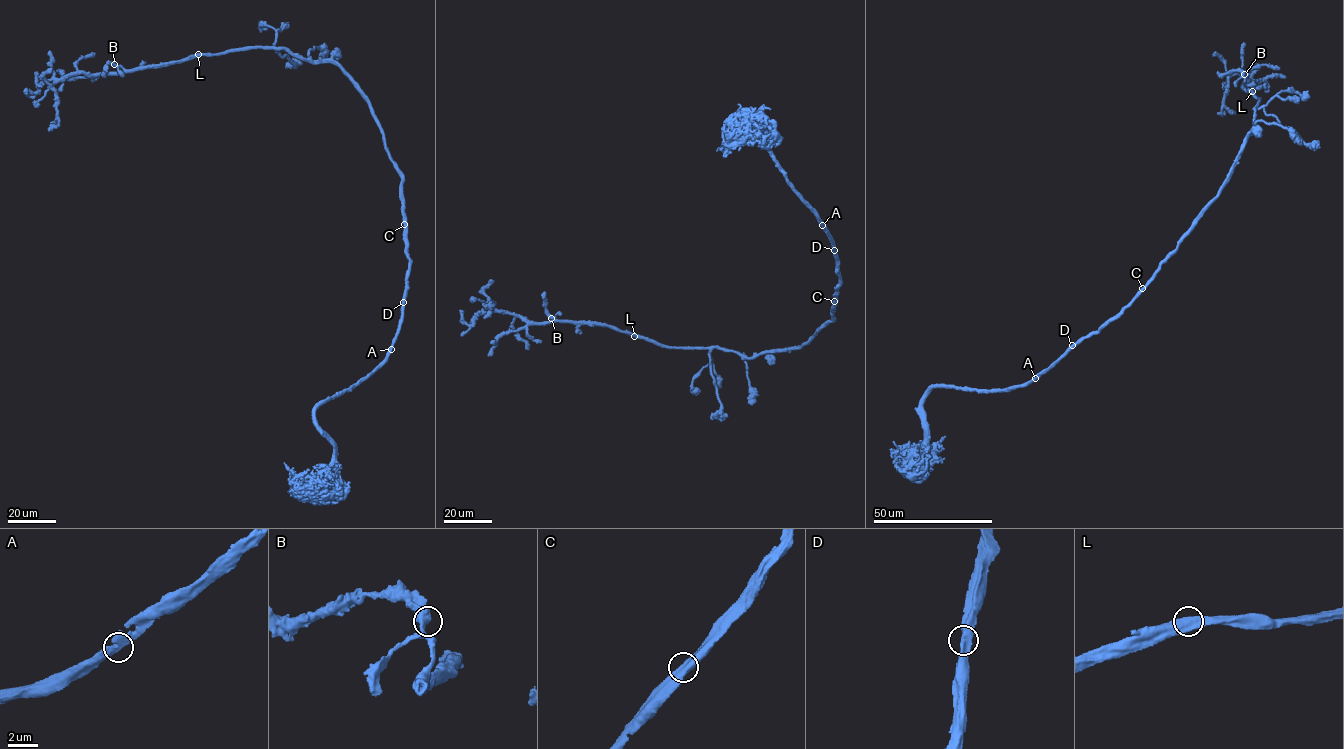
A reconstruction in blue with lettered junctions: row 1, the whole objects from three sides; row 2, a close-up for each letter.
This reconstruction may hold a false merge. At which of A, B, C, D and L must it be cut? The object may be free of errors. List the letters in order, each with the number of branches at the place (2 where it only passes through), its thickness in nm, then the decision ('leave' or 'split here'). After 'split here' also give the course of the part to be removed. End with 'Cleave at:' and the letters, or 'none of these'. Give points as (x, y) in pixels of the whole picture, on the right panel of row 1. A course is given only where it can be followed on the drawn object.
A: branches 2; calibre 550 nm; leave
B: branches 2; calibre 550 nm; leave
C: branches 2; calibre 550 nm; leave
D: branches 2; calibre 550 nm; leave
L: branches 2; calibre 550 nm; leave
Cleave at: none of these

